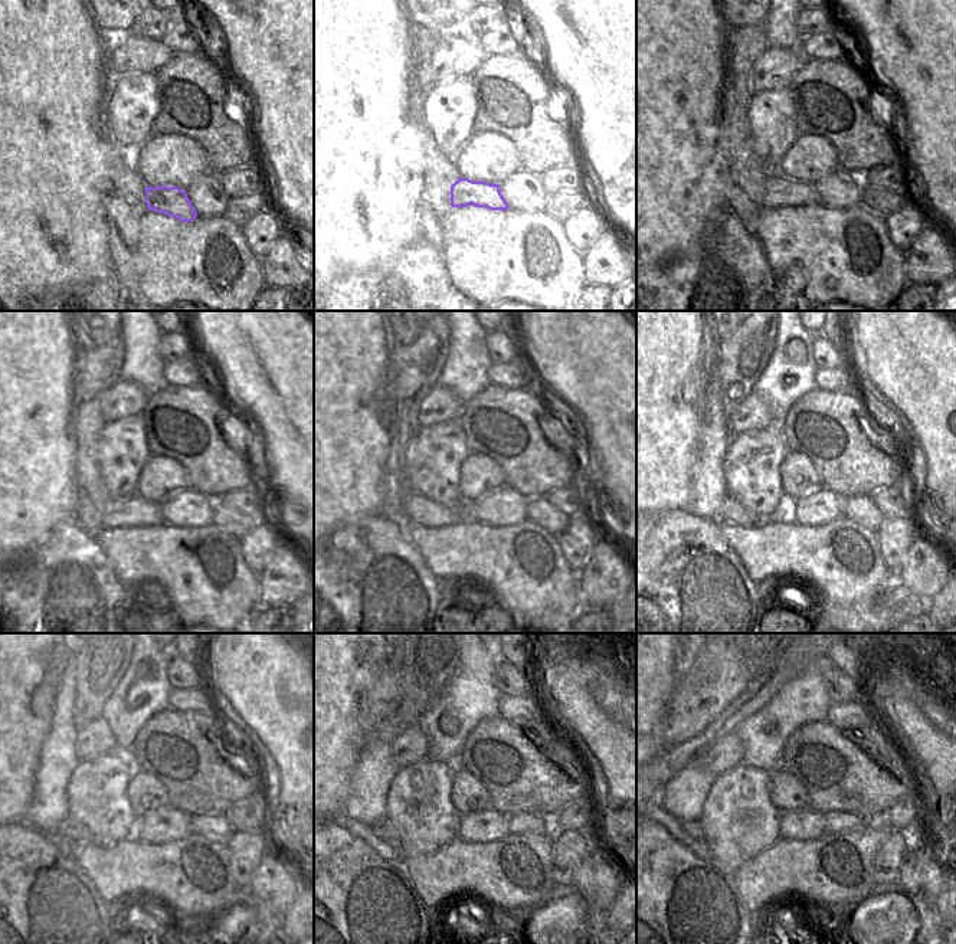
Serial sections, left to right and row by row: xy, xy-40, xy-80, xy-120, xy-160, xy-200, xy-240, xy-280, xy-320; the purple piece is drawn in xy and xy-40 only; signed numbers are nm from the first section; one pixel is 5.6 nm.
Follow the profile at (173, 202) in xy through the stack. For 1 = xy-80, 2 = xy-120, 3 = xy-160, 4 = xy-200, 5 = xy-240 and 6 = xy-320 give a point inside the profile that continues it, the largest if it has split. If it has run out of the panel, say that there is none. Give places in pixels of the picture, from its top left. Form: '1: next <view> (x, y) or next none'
1: next xy-80 (779, 192)
2: next xy-120 (134, 511)
3: next xy-160 (415, 508)
4: next xy-200 (730, 511)
5: next xy-240 (69, 829)
6: next xy-320 (693, 829)

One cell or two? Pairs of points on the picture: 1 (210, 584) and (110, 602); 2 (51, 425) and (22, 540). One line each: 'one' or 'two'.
1: two
2: one

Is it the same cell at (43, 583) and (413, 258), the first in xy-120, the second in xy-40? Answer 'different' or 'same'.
same

